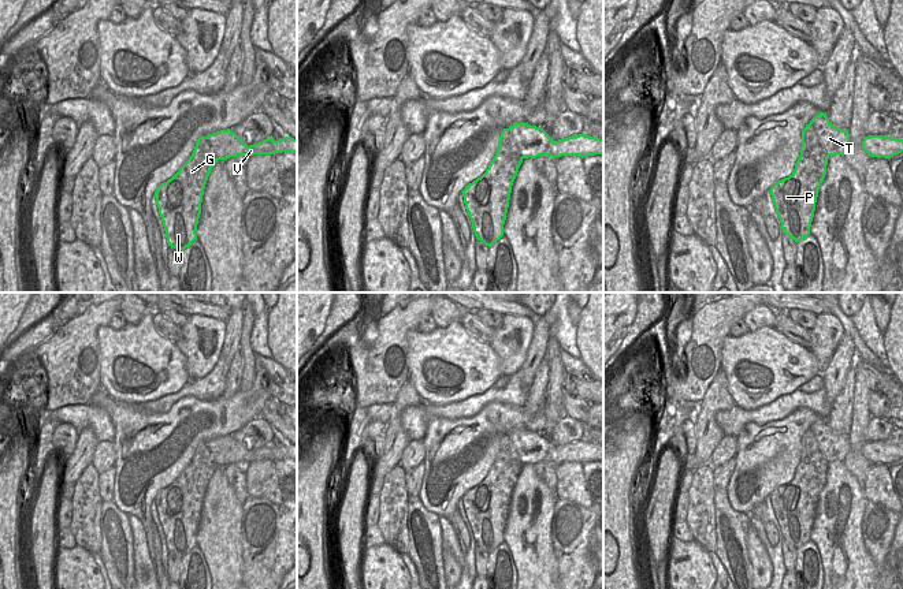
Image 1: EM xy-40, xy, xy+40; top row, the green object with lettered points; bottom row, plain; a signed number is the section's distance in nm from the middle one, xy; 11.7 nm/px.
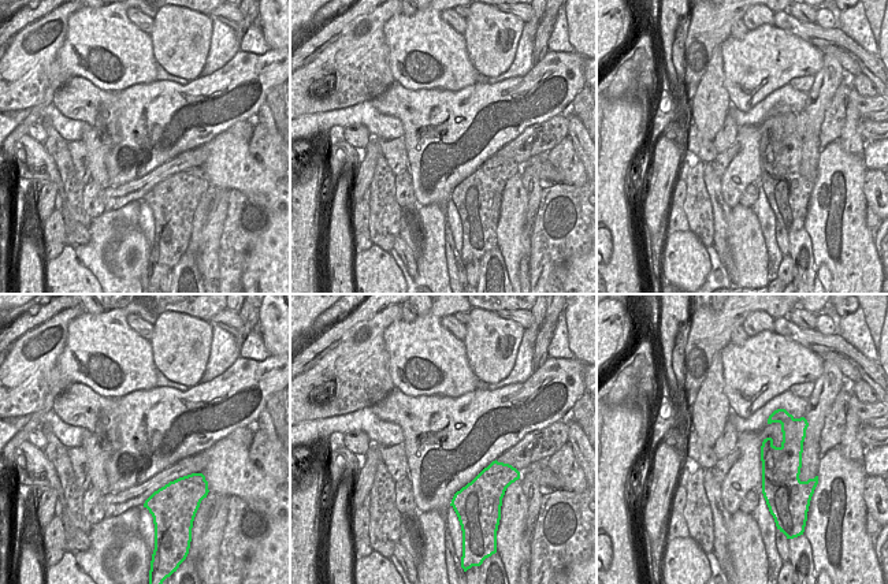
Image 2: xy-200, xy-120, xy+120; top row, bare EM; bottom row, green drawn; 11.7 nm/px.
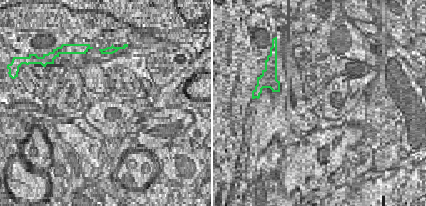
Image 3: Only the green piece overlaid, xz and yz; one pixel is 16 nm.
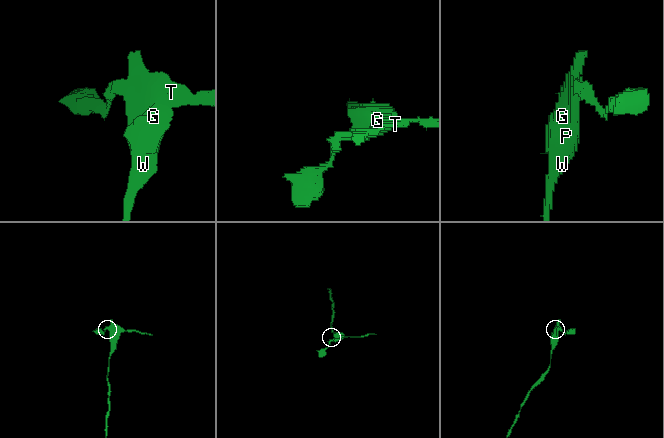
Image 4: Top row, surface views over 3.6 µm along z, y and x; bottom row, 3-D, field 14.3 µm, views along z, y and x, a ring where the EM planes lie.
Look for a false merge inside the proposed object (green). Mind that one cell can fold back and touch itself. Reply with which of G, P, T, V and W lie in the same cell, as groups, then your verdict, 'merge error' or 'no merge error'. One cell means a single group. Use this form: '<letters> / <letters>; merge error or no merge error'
G P W / T V; merge error

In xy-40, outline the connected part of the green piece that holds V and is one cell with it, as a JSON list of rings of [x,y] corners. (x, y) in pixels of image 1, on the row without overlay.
[[[230,435],[220,436],[207,441],[215,462],[219,466],[227,466],[238,462],[253,462],[253,461],[272,461],[291,458],[297,461],[297,446],[285,443],[283,446],[274,447],[271,443],[263,446],[254,451],[248,452],[235,439]]]

